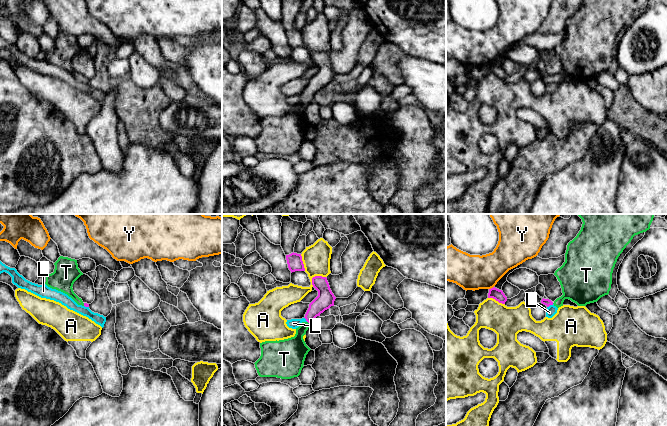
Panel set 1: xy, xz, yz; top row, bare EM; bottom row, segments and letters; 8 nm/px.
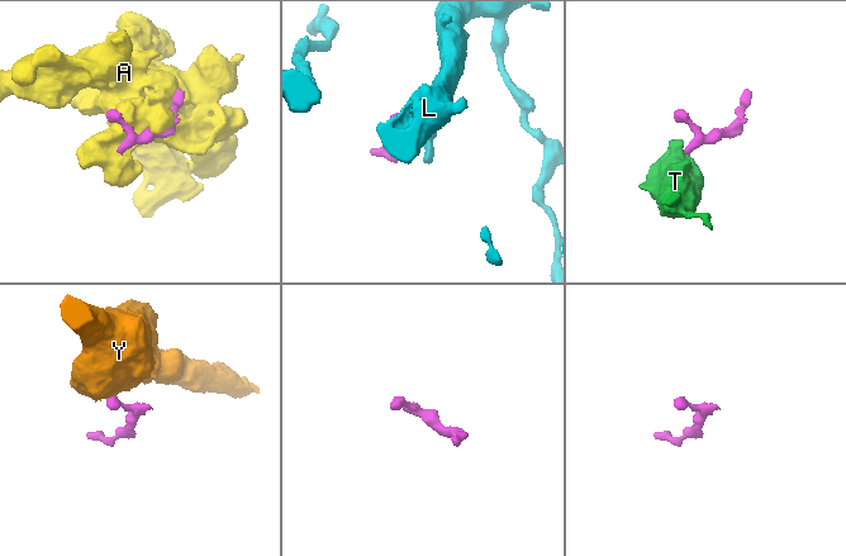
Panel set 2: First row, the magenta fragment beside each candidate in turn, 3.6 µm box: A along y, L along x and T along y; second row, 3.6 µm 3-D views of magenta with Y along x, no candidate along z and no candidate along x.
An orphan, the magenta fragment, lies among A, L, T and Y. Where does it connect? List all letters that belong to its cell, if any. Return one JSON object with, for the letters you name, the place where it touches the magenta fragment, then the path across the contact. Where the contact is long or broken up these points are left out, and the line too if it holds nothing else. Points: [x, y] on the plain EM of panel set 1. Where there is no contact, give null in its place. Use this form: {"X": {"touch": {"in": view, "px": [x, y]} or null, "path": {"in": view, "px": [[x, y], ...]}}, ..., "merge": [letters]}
{"T": {"touch": {"in": "xz", "px": [308, 98]}, "path": {"in": "xz", "px": [[325, 75], [309, 92], [308, 98], [301, 106], [294, 125]]}}, "merge": ["T"]}

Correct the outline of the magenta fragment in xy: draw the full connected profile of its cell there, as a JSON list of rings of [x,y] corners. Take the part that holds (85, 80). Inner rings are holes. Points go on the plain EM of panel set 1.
[[[60,32],[54,39],[55,45],[51,50],[46,50],[45,60],[58,67],[61,67],[71,73],[78,81],[89,83],[89,80],[84,79],[73,67],[74,58],[83,49],[78,44],[77,36],[68,33]]]

